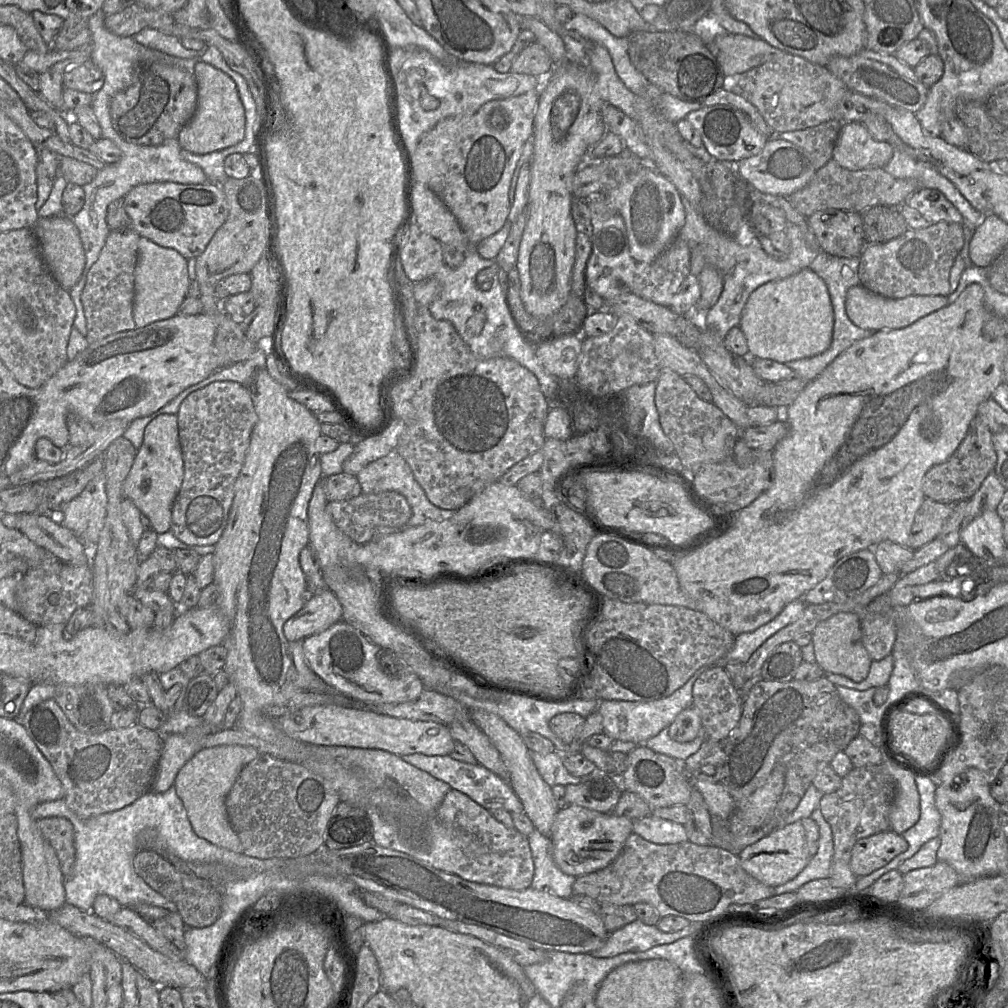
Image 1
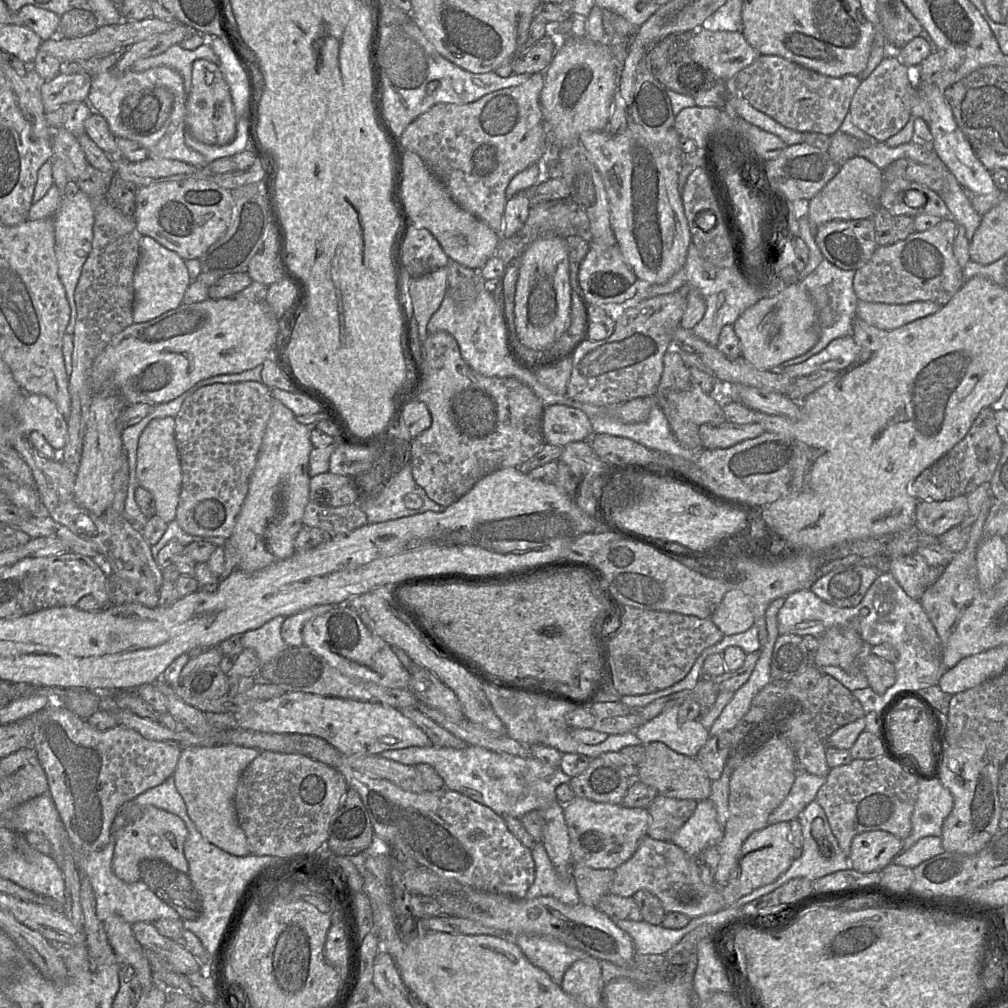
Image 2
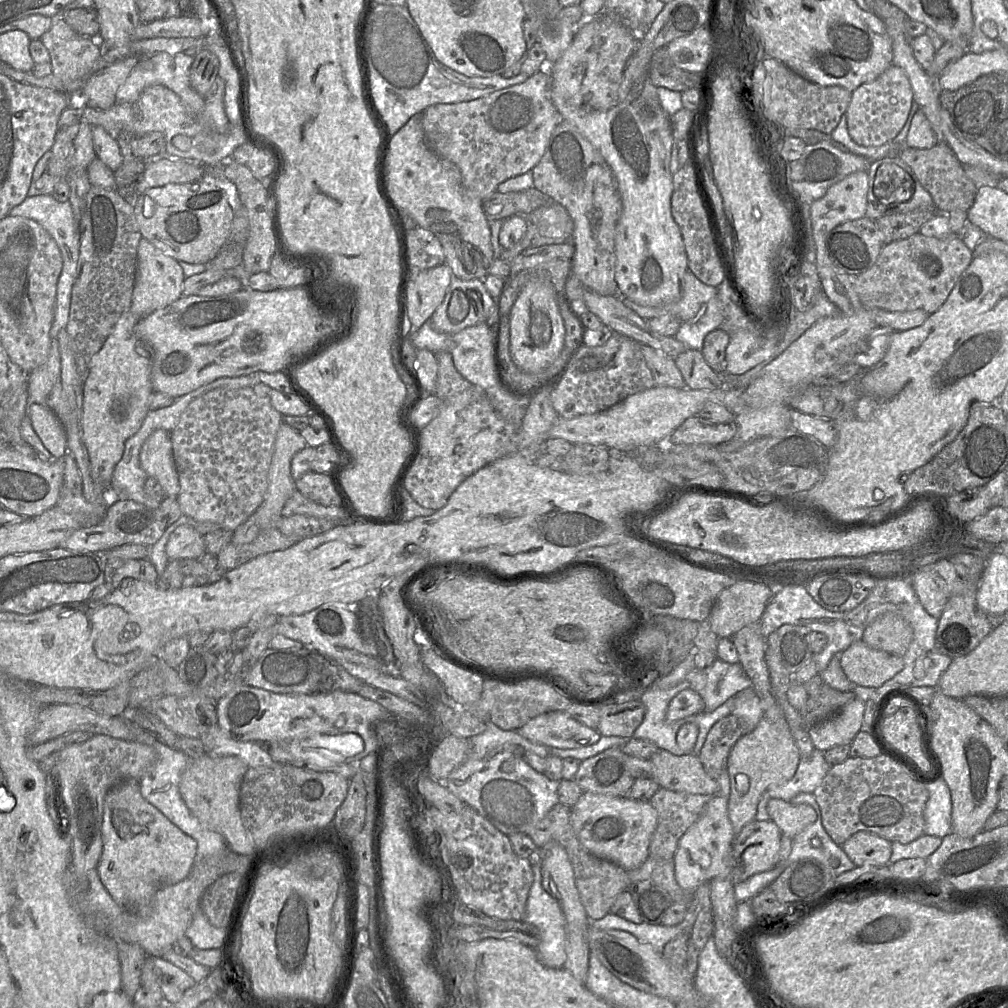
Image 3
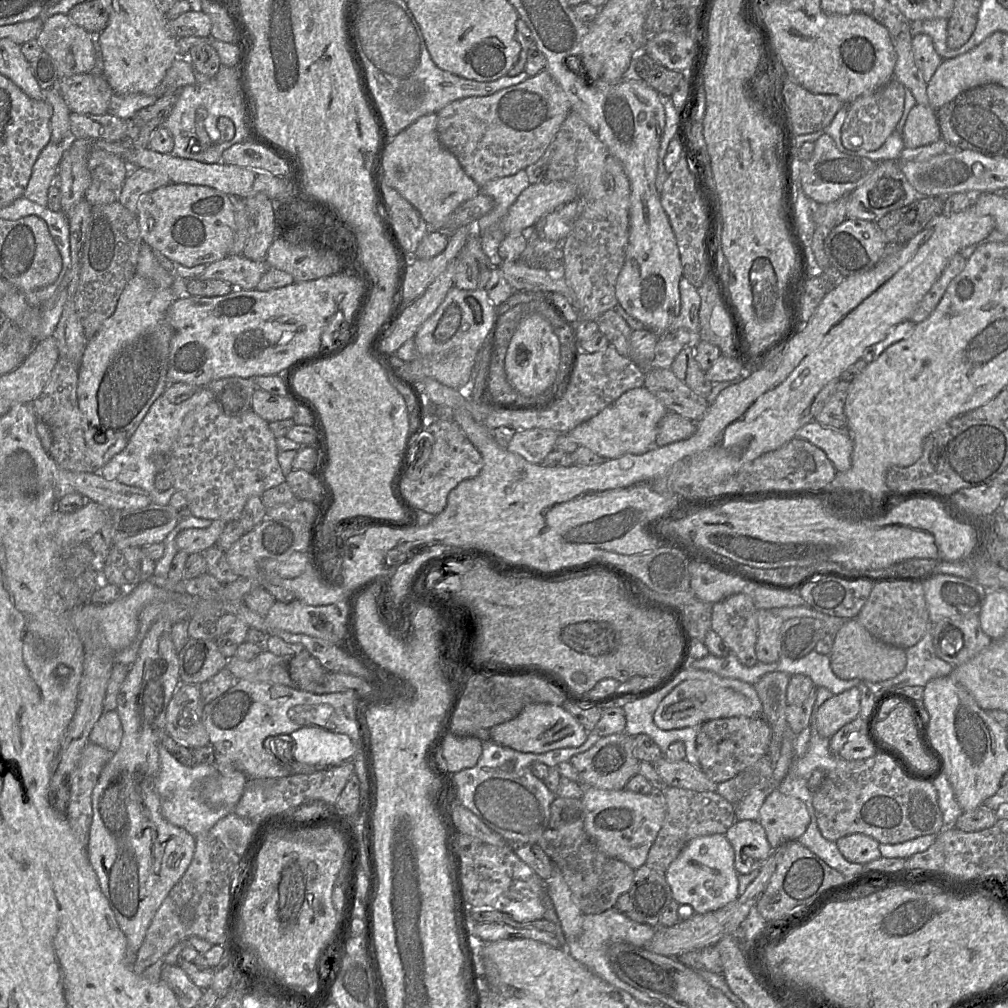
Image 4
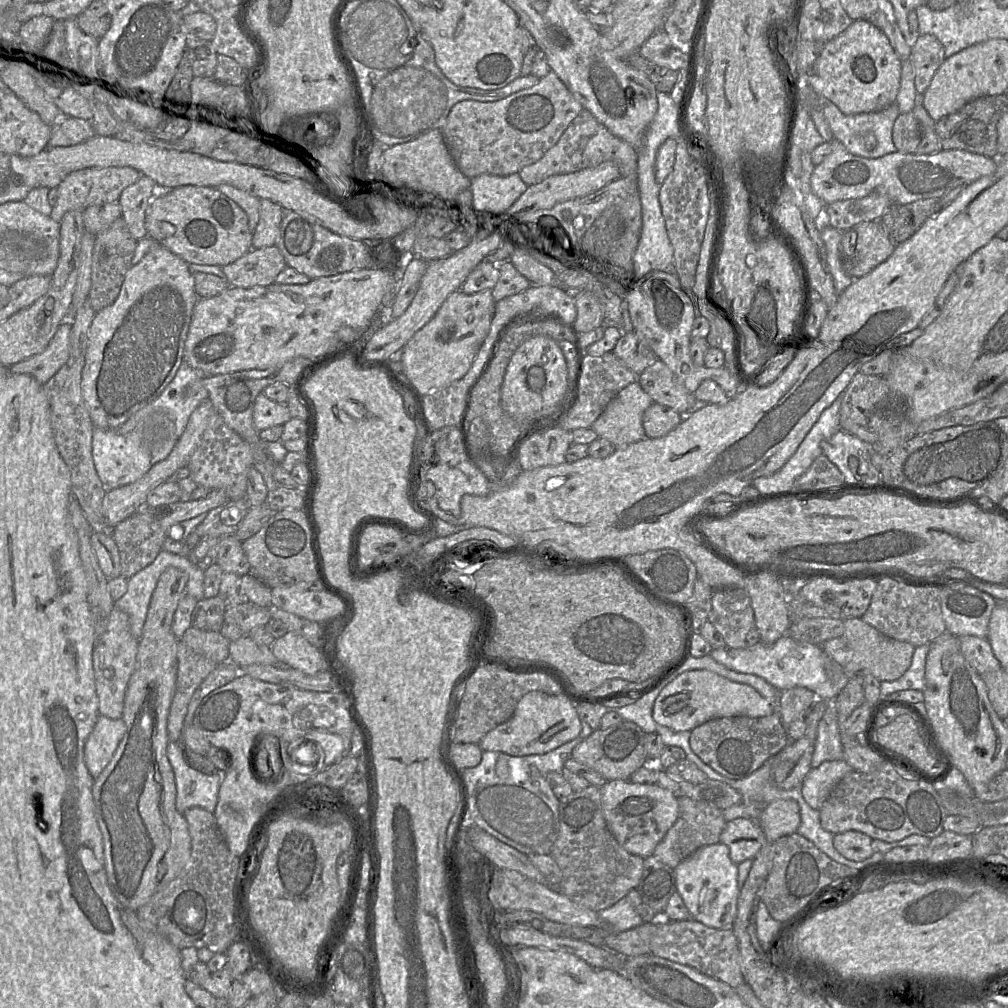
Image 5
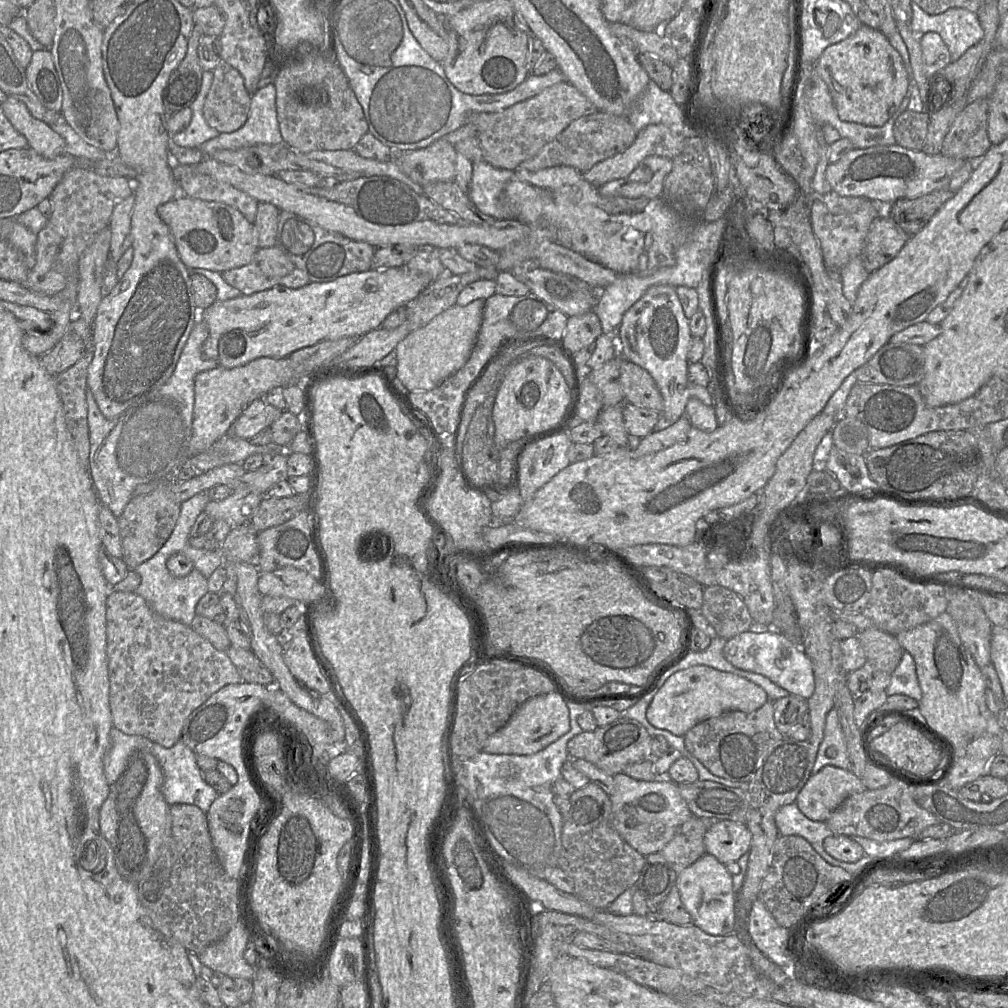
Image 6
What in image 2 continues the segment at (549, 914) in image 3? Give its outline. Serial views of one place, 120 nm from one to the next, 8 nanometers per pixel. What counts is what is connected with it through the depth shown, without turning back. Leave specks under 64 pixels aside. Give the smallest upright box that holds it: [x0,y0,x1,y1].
[513,842,590,985]

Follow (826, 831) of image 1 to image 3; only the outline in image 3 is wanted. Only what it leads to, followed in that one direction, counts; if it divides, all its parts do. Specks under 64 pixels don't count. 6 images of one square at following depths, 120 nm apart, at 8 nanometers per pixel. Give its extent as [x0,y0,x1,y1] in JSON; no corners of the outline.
[760,793,857,886]

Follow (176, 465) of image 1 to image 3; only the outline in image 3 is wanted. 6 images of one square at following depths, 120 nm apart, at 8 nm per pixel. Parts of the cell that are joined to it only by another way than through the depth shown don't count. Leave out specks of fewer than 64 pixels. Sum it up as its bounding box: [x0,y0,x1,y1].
[140,429,180,498]

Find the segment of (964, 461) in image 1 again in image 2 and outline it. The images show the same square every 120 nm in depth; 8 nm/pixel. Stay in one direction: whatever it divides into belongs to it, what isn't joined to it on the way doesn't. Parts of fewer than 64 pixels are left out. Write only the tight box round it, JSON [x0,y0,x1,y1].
[911,408,1003,502]

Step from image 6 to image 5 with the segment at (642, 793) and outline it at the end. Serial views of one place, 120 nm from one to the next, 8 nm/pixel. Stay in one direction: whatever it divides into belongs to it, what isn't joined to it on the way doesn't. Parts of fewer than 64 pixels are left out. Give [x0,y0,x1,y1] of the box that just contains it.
[600,780,678,858]

